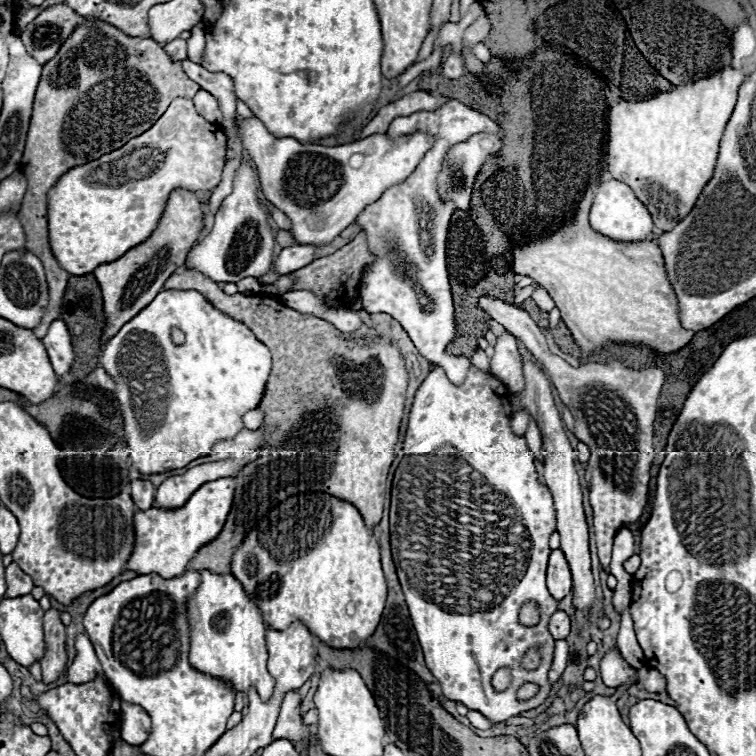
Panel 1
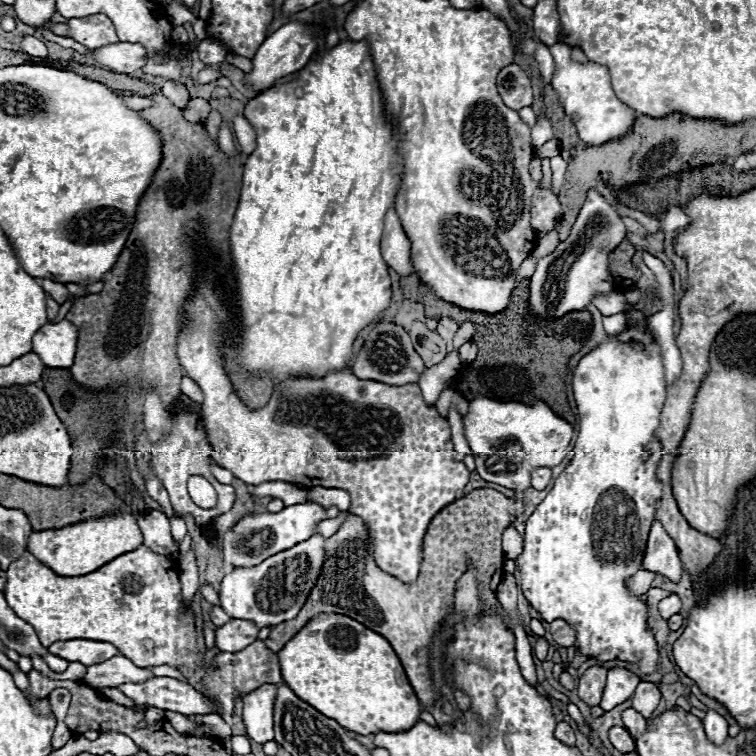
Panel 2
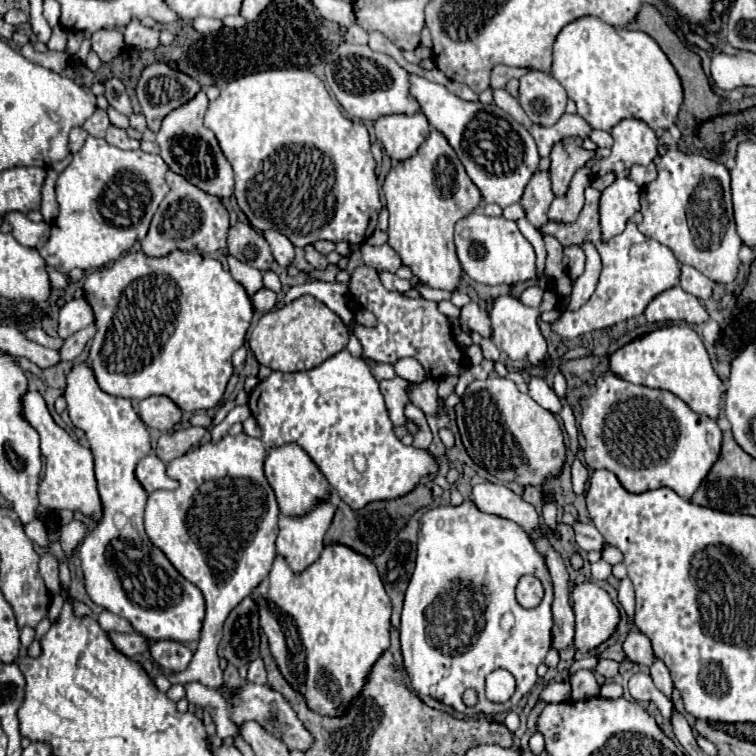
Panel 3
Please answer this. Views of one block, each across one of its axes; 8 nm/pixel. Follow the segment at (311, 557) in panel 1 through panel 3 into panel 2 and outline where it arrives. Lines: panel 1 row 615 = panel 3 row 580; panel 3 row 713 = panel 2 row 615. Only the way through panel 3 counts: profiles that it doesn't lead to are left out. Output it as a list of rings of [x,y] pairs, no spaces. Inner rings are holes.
[[[318,614],[278,652],[282,678],[304,702],[356,734],[400,732],[420,718],[418,698],[388,640],[342,614]]]

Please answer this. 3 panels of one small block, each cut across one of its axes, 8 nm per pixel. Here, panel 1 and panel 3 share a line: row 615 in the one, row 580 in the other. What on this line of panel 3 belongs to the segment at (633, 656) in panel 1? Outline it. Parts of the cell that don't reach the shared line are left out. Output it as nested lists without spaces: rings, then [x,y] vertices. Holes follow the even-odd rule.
[[[624,578],[624,580],[620,582],[618,602],[620,602],[622,608],[626,610],[628,622],[632,622],[632,620],[634,620],[634,588],[632,588],[632,582],[630,582],[628,578]]]

